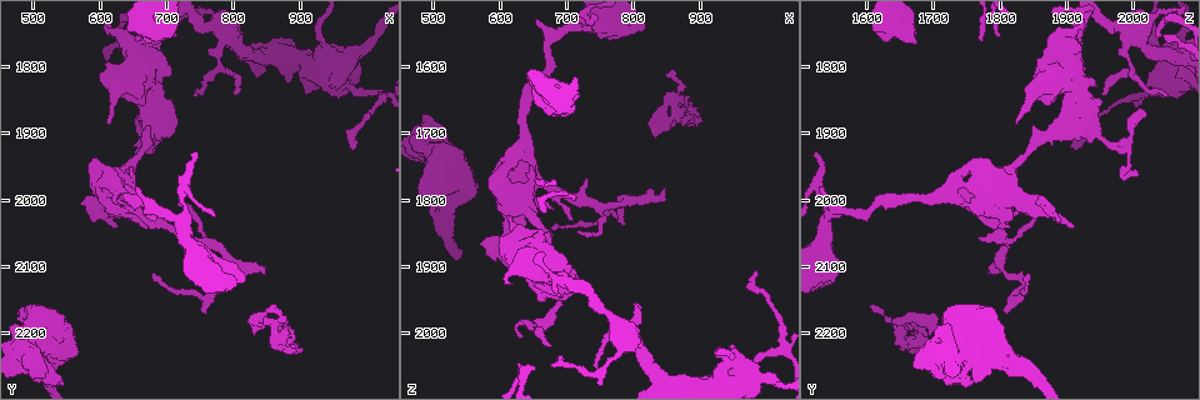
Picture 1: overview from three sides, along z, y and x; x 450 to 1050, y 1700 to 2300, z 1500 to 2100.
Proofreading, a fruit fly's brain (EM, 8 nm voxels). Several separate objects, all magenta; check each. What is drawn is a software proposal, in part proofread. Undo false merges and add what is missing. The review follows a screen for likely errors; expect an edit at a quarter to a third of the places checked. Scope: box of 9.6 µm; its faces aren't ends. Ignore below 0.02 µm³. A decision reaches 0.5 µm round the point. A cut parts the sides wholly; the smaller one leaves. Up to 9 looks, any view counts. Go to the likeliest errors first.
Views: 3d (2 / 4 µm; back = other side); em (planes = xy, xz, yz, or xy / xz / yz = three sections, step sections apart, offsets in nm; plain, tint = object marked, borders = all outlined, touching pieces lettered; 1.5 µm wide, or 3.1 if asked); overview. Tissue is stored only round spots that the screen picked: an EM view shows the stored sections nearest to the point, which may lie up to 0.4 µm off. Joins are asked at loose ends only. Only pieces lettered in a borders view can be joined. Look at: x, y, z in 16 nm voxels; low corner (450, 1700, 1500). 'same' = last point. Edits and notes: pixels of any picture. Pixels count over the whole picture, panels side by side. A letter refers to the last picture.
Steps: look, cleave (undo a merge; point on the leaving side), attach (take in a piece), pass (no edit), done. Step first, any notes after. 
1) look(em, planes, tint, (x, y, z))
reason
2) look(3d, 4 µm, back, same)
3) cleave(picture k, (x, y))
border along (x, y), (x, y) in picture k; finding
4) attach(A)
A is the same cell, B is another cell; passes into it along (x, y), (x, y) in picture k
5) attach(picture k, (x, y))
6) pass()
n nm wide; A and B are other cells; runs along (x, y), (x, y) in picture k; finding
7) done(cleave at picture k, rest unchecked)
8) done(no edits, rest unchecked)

look(em, planes, borders, (715, 2030, 1535))
abrupt turn

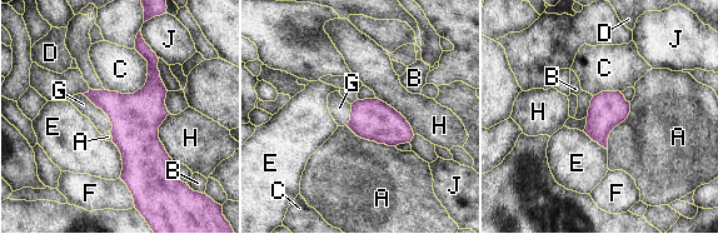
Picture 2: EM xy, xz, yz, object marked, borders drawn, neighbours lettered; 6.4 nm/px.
pass()
A, B, C, D, E, F, G, H and J are other cells; border along (81, 94), (108, 116), (110, 130) in picture 2; one cell here

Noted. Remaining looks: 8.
look(em, planes, borders, (490, 2255, 1670))
free end

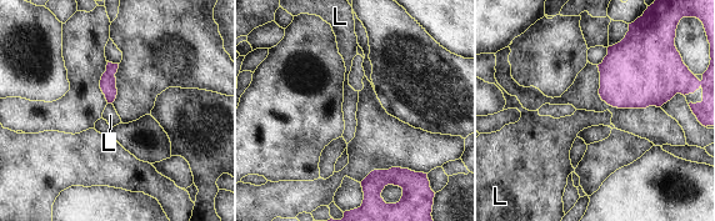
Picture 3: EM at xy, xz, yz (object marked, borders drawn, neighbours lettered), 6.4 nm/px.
pass()
L is another cell; border along (108, 103), (111, 104) in picture 3; no lettered piece goes on from it

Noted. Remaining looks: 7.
look(em, planes, tint, (580, 2010, 1880))
an open end

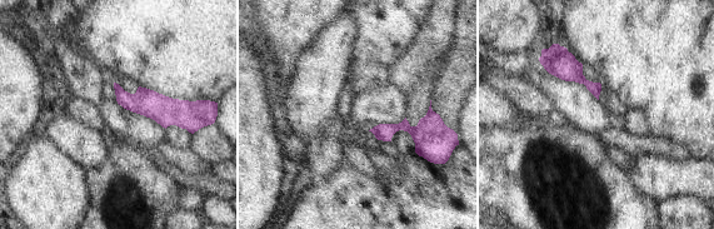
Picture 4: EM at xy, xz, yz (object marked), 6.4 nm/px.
look(em, planes, borders, same)

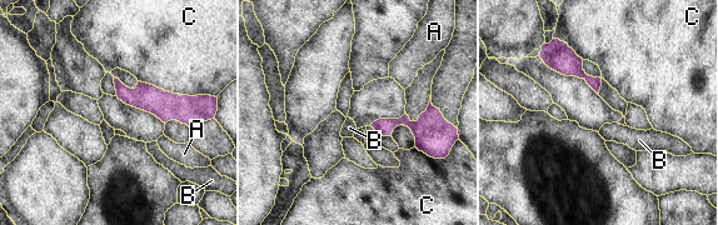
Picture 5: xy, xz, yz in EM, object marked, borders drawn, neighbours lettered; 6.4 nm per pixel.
pass()
A, B and C are other cells; runs along (118, 84), (130, 96), (188, 105) in picture 5; none of them fits

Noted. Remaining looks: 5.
look(em, xz, step 8, tint, (680, 2115, 1840))
long arm stops here

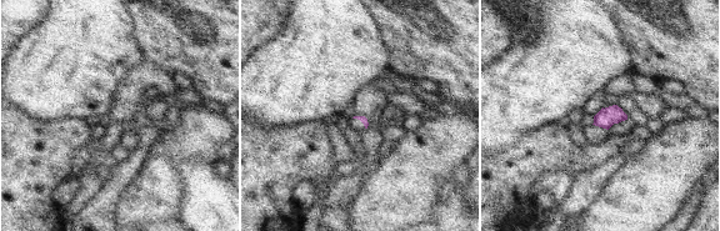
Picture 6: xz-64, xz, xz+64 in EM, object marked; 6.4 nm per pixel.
look(em, planes, borders, same)
cut it another way

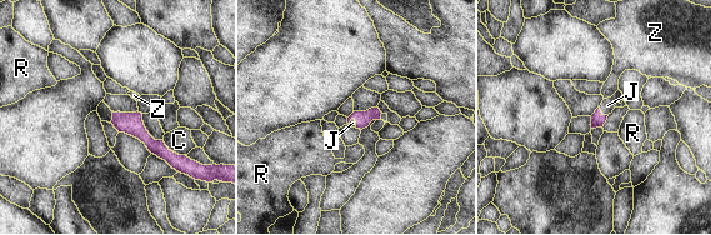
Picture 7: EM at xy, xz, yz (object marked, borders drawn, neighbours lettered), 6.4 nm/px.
attach(J)
J is the same cell, C, R and Z are other cells; passes into it along (597, 120), (601, 113), (607, 105) in picture 7; the cell continues

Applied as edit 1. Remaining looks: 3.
done(attach at picture 7, rest unchecked)

